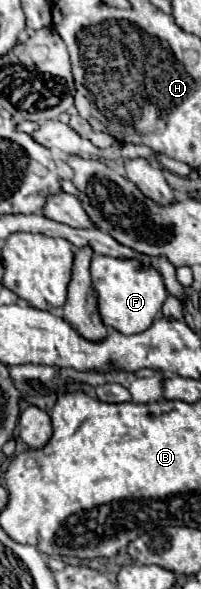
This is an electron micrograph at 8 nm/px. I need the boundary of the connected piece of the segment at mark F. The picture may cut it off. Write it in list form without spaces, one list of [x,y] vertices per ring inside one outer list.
[[[97,254],[91,260],[91,278],[97,292],[97,304],[99,304],[99,314],[103,322],[119,330],[121,334],[145,332],[159,316],[163,302],[169,296],[159,270],[145,268],[137,258],[123,260],[123,258]]]

